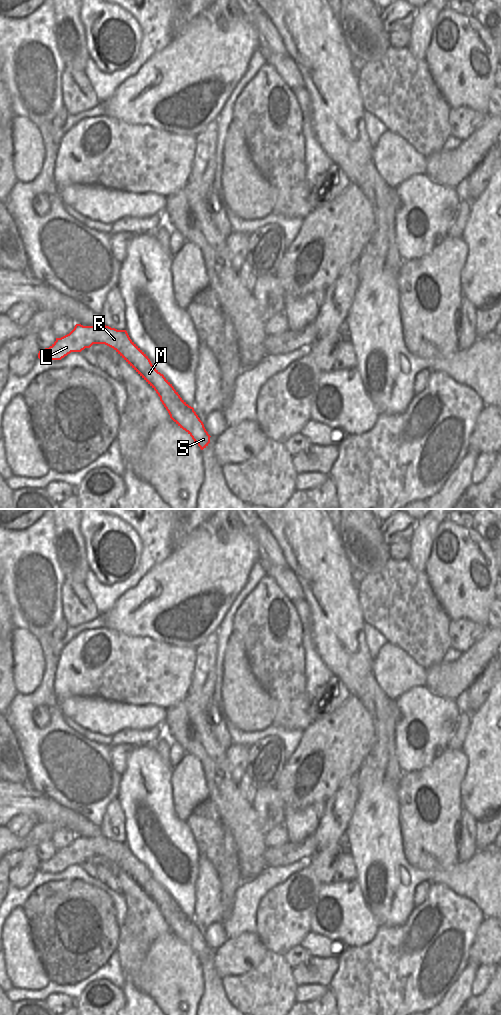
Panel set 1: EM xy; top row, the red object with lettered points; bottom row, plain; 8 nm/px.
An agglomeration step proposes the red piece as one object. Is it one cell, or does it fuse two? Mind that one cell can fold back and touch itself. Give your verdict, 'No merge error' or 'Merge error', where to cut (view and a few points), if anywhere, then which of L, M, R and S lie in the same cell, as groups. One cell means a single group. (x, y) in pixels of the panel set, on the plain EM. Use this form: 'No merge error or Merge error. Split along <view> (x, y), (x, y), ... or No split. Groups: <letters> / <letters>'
No merge error. No split. Groups: L M R S

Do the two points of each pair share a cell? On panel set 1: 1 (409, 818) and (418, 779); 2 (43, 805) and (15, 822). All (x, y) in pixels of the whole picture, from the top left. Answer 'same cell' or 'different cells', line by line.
1: same cell
2: different cells

